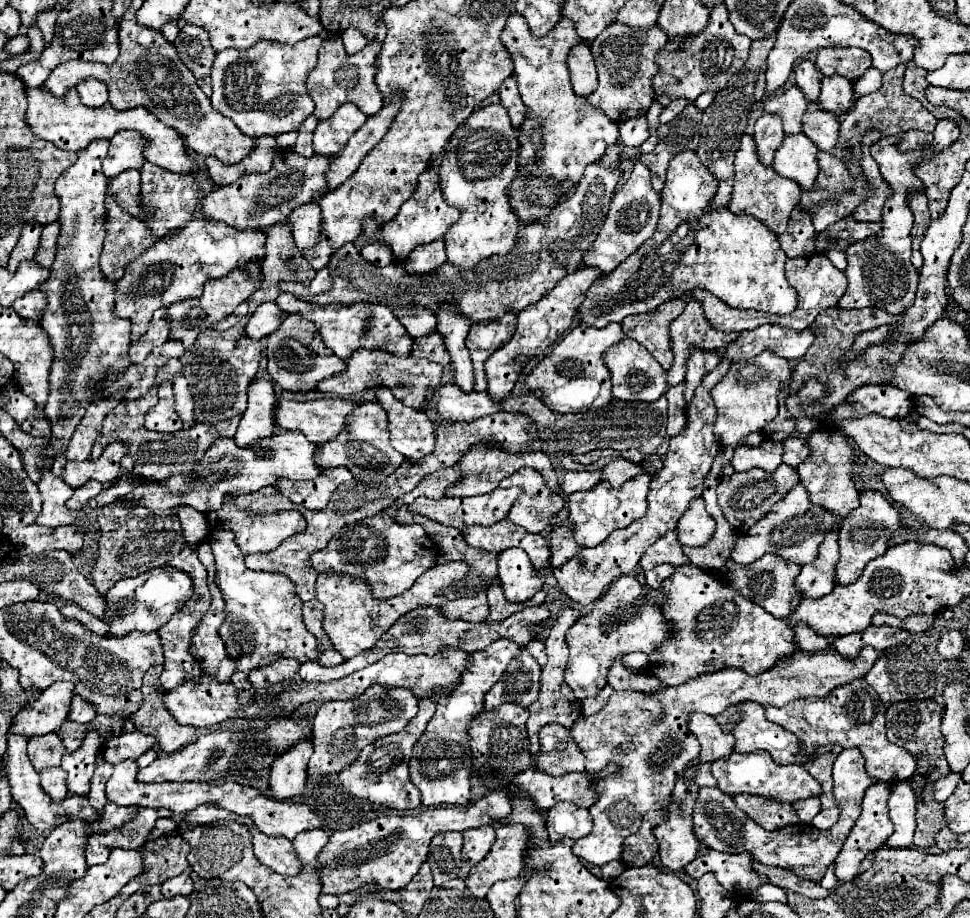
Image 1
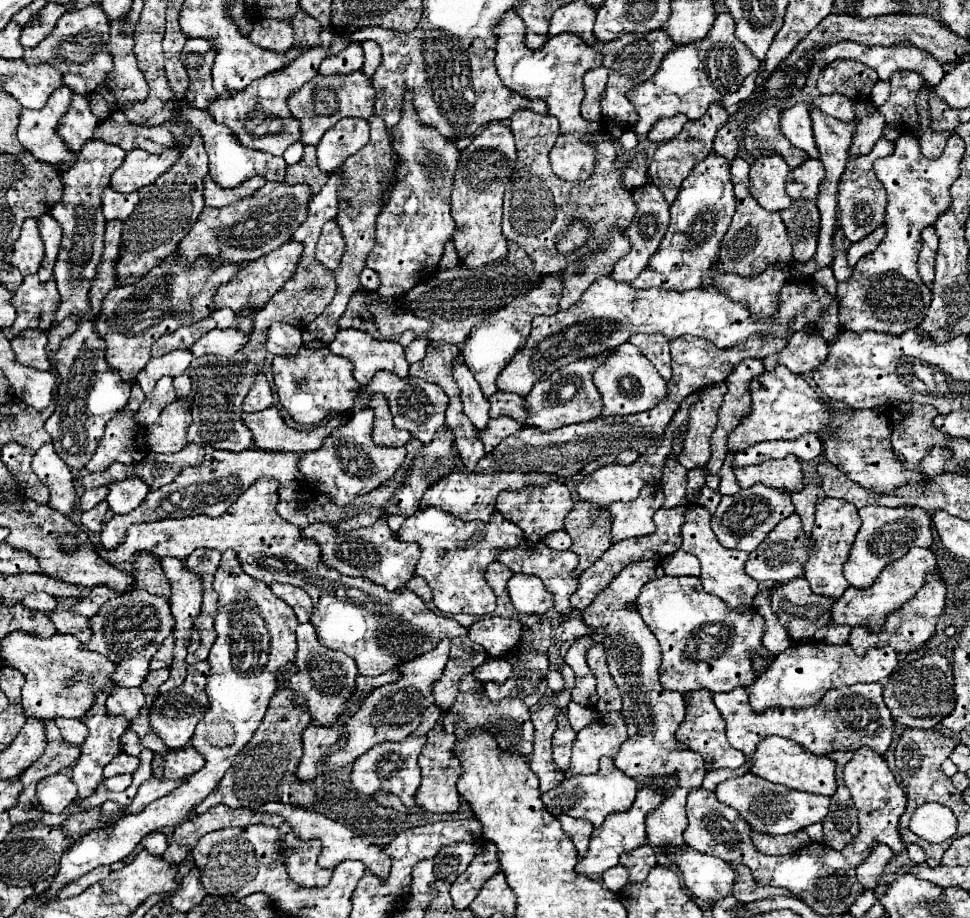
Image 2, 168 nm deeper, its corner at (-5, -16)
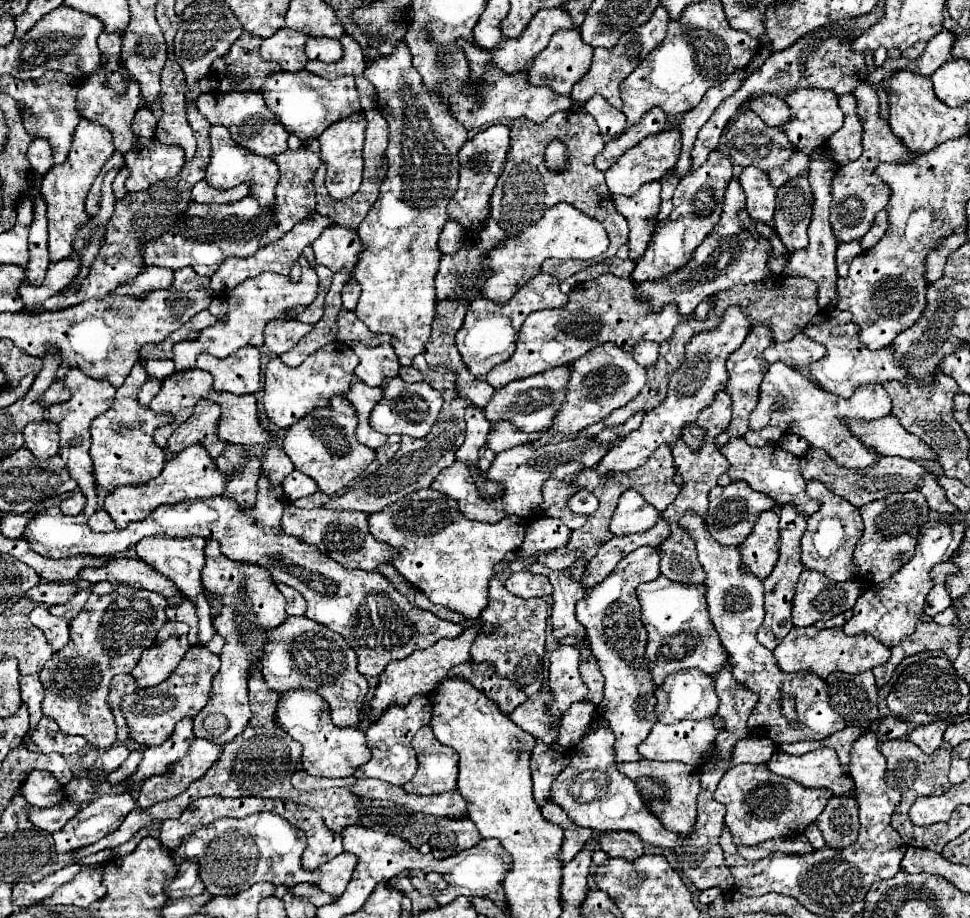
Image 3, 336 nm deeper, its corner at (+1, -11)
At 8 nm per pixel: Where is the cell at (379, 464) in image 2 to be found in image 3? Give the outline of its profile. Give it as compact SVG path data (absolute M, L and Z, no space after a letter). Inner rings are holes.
M332 397L330 407L310 411L304 419L294 423L284 437L284 451L294 463L294 467L300 473L312 477L318 489L326 495L346 491L376 457L374 449L356 443L356 423L358 417L354 407L350 407L350 403L346 403L346 399L342 397Z

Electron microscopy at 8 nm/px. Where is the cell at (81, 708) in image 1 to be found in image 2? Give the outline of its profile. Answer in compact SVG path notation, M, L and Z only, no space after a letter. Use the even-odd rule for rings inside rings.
M60 718L60 720L56 720L56 726L60 728L60 734L62 734L66 744L80 746L84 742L86 728L84 728L84 724L80 724L80 720L76 720L76 718Z

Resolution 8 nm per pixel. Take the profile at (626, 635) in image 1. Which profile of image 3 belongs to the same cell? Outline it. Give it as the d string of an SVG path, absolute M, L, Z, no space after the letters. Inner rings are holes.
M558 647L550 655L550 691L554 693L550 713L556 717L560 717L572 703L582 701L588 693L578 663L580 653L576 647Z

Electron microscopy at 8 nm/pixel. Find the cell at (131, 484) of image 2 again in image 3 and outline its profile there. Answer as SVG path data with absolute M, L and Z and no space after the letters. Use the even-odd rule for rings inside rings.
M136 363L130 375L126 377L124 385L118 387L114 405L106 413L98 415L90 425L90 433L92 433L90 457L94 463L96 485L108 493L122 485L136 487L136 485L148 483L164 467L164 451L152 441L152 435L158 427L170 423L172 417L168 413L162 413L158 417L154 411L150 411L150 407L138 405L136 393L146 379L148 379L146 371L142 369L140 363Z

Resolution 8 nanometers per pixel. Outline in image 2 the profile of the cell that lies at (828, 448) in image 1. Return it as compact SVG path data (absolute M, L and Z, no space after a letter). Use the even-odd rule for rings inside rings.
M824 498L816 504L816 522L812 530L812 556L804 564L804 578L810 582L812 592L822 596L840 598L844 590L850 586L842 574L842 566L850 556L854 538L860 530L860 518L856 506L838 498Z

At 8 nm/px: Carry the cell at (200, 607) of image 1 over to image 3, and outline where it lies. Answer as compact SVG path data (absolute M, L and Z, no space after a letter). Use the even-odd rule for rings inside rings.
M170 637L162 645L152 645L144 651L142 659L130 673L140 687L154 687L168 679L174 673L174 667L178 667L180 659L190 649L188 639L182 637Z

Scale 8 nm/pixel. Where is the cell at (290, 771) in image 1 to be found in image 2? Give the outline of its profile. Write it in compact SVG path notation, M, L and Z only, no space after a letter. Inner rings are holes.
M308 724L302 732L302 746L304 746L304 756L300 760L300 768L296 770L296 776L300 781L311 781L318 776L318 762L320 758L326 756L330 746L338 742L344 736L340 728L326 728L326 726L316 726Z

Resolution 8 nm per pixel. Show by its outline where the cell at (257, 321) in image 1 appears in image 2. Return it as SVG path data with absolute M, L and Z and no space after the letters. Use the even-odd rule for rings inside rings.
M276 322L268 328L268 340L266 350L270 354L282 354L282 356L296 356L302 346L302 330L290 324Z

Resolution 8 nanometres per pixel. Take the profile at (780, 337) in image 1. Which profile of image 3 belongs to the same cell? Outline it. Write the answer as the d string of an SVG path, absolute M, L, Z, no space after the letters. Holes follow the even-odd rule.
M798 333L794 339L786 343L772 343L764 351L764 359L768 363L782 361L794 369L802 369L812 361L818 361L822 355L824 355L824 347L816 341L810 341L810 337L804 333Z

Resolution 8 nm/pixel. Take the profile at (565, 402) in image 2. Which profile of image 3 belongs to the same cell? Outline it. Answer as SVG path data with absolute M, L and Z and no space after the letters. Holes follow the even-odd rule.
M570 365L554 367L554 371L544 371L538 375L530 375L522 381L508 383L492 397L492 401L488 403L484 413L492 425L496 421L504 419L504 421L512 421L524 433L546 431L550 427L550 423L554 421L558 407L562 405L562 397L566 395L566 381L568 379L570 379Z

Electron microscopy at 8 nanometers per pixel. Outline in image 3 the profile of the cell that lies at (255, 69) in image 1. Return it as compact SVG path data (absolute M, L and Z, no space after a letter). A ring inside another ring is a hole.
M214 91L214 93L202 93L196 99L196 109L212 125L224 125L238 145L250 149L256 155L274 157L274 155L280 155L282 151L288 149L286 139L288 139L290 133L282 127L282 123L278 123L278 119L274 119L274 113L266 107L266 103L262 99L262 91L248 91L248 93L244 93L244 91L230 91L230 93Z

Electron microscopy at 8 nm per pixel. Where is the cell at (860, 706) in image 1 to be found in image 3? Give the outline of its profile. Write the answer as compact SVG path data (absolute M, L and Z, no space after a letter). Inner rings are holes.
M686 511L686 515L682 515L680 523L678 523L688 535L692 535L694 543L696 543L696 553L698 553L698 561L702 565L702 569L706 571L706 599L708 599L708 611L710 611L710 619L722 639L722 645L730 651L730 663L732 663L732 675L736 679L736 683L750 687L750 691L754 691L758 695L758 703L754 707L754 713L750 713L748 719L748 727L750 727L750 735L766 735L772 743L776 745L784 745L784 743L796 743L796 741L820 741L830 737L832 733L844 729L844 727L858 727L864 731L870 731L872 723L878 721L878 689L874 683L874 673L866 671L866 673L858 673L858 675L846 675L846 673L830 673L826 679L818 679L816 675L796 675L796 673L784 673L778 669L776 659L772 655L772 651L768 651L766 647L762 647L756 641L756 631L762 625L764 619L764 585L756 575L750 575L748 571L742 569L742 559L740 559L740 551L738 547L724 547L720 543L716 543L702 517L698 517L698 513L694 511ZM790 695L796 703L796 715L798 715L798 723L790 723L784 715L782 715L782 699Z

